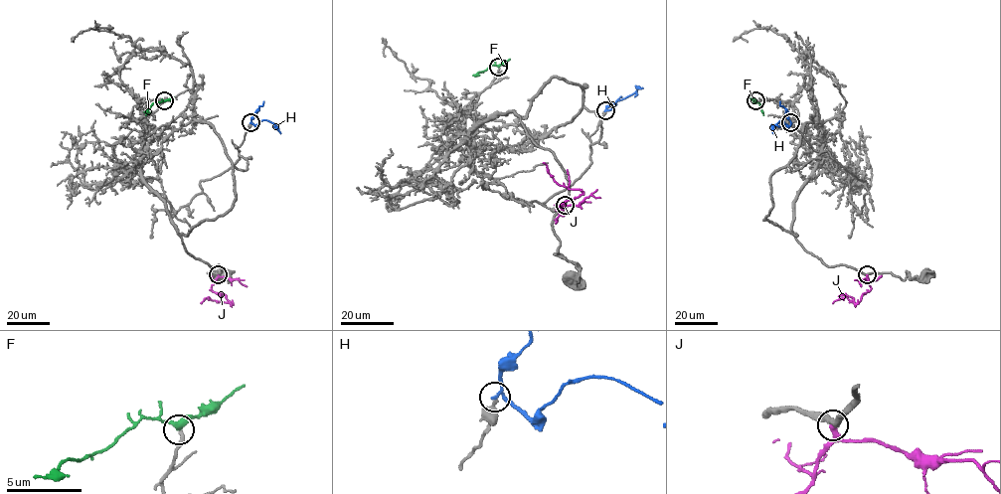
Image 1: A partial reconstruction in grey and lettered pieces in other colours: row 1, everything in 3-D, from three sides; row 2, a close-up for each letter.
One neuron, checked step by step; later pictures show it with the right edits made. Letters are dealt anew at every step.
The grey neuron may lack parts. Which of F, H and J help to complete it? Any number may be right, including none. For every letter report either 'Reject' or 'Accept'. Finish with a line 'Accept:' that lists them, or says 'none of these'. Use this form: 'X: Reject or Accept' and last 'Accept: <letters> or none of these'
F: Accept
H: Reject
J: Reject
Accept: F

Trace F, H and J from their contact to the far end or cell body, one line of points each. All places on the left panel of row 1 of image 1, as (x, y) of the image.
F: (164, 100), (153, 103), (146, 114)
H: (250, 122), (255, 126), (260, 120), (266, 120), (280, 133)
J: (218, 274), (211, 289), (224, 294), (232, 304), (209, 297), (201, 303)

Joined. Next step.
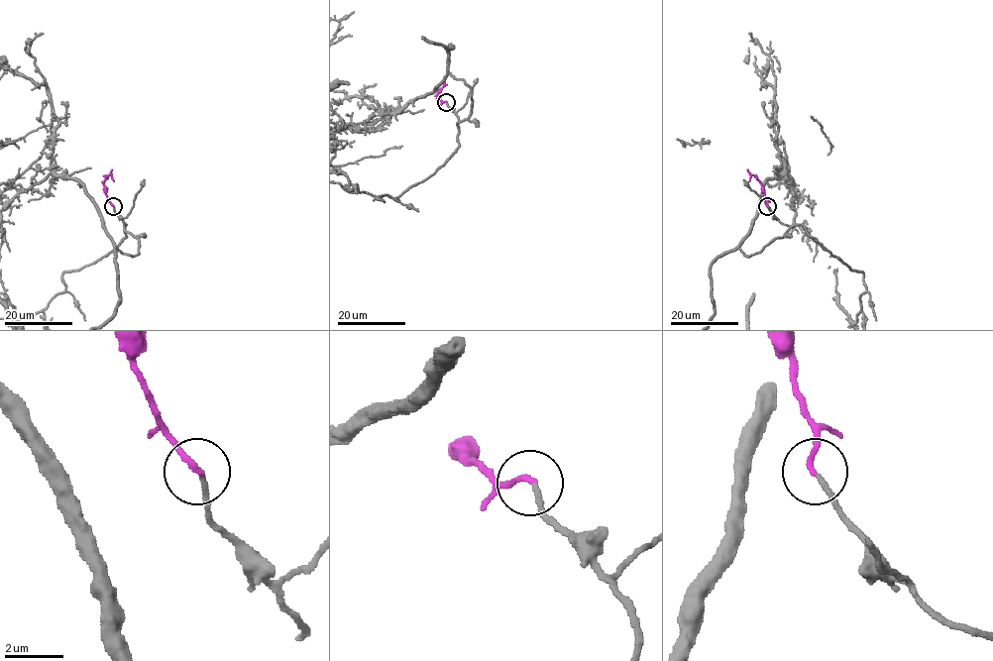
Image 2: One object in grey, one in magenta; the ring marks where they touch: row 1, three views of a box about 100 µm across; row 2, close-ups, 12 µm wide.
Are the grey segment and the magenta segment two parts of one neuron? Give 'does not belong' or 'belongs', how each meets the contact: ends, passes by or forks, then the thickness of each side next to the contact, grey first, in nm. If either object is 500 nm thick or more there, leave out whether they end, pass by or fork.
belongs; grey ends there; magenta ends there; 170 nm thick on the grey side, 200 nm on the other

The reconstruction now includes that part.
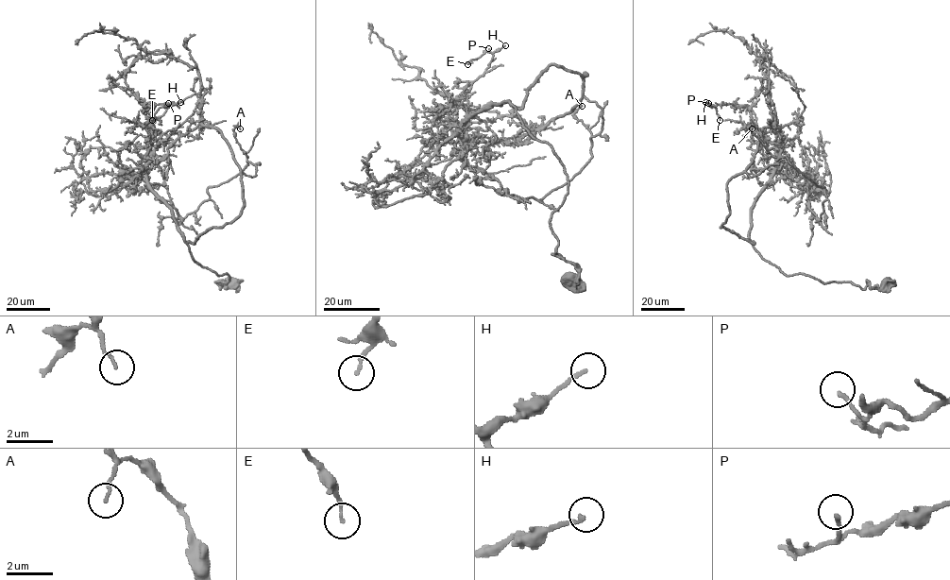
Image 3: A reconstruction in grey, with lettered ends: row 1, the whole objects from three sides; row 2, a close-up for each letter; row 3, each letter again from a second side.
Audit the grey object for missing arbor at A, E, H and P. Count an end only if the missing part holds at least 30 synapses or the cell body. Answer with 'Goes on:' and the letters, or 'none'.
Goes on: none

